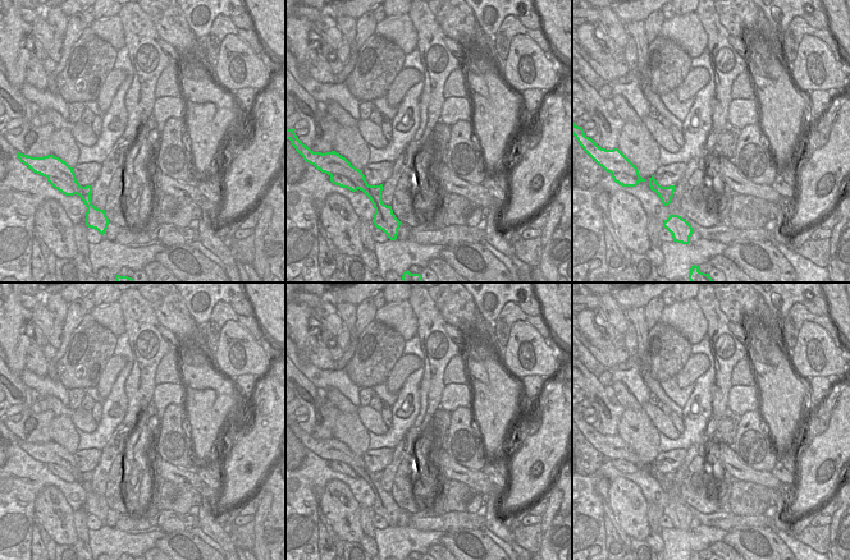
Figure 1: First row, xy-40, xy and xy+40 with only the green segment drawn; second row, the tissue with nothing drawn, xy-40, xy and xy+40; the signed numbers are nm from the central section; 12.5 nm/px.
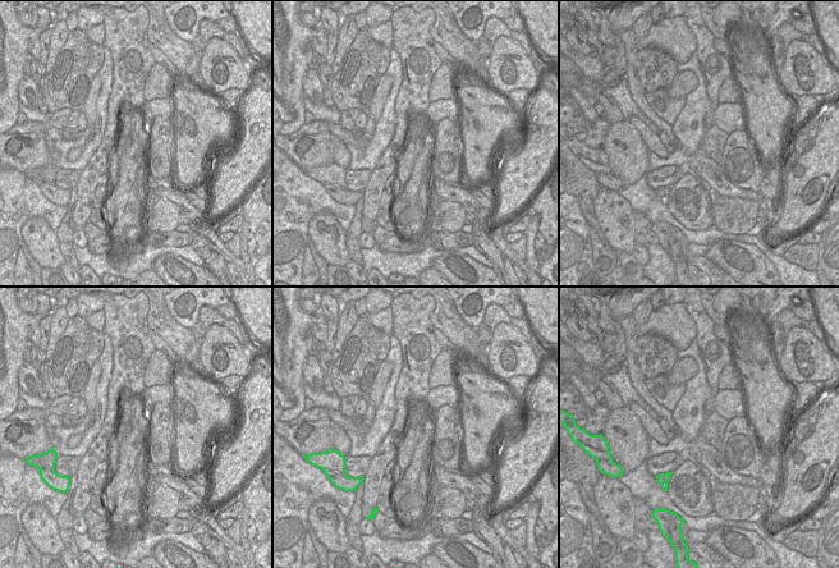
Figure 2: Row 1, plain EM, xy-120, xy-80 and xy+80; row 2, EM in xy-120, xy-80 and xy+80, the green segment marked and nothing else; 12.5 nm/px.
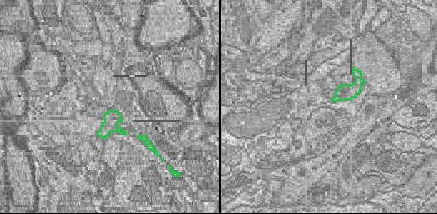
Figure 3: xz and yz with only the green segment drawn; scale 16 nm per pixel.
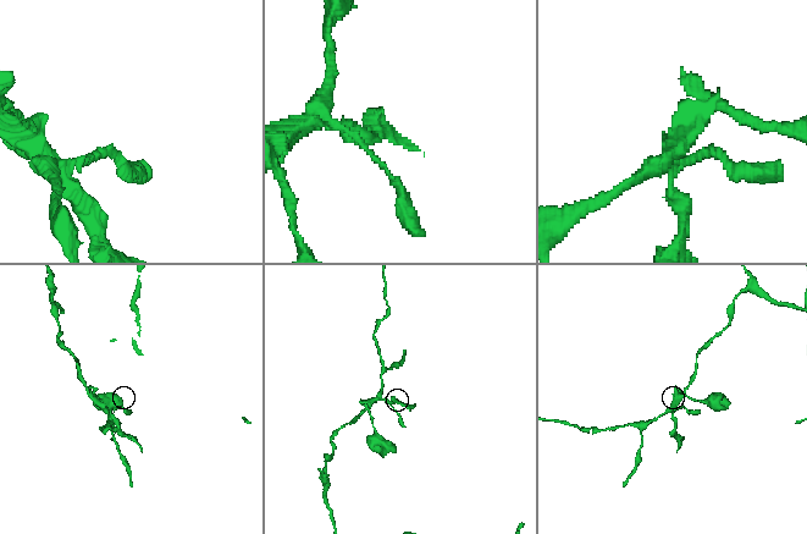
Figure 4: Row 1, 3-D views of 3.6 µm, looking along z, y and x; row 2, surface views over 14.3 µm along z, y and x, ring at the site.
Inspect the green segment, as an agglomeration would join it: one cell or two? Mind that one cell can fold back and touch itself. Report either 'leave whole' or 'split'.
split

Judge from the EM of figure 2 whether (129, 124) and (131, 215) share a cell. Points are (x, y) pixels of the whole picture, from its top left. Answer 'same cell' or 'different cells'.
same cell

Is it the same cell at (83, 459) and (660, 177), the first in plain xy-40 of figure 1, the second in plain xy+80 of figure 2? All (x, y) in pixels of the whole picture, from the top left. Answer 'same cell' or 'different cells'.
same cell

